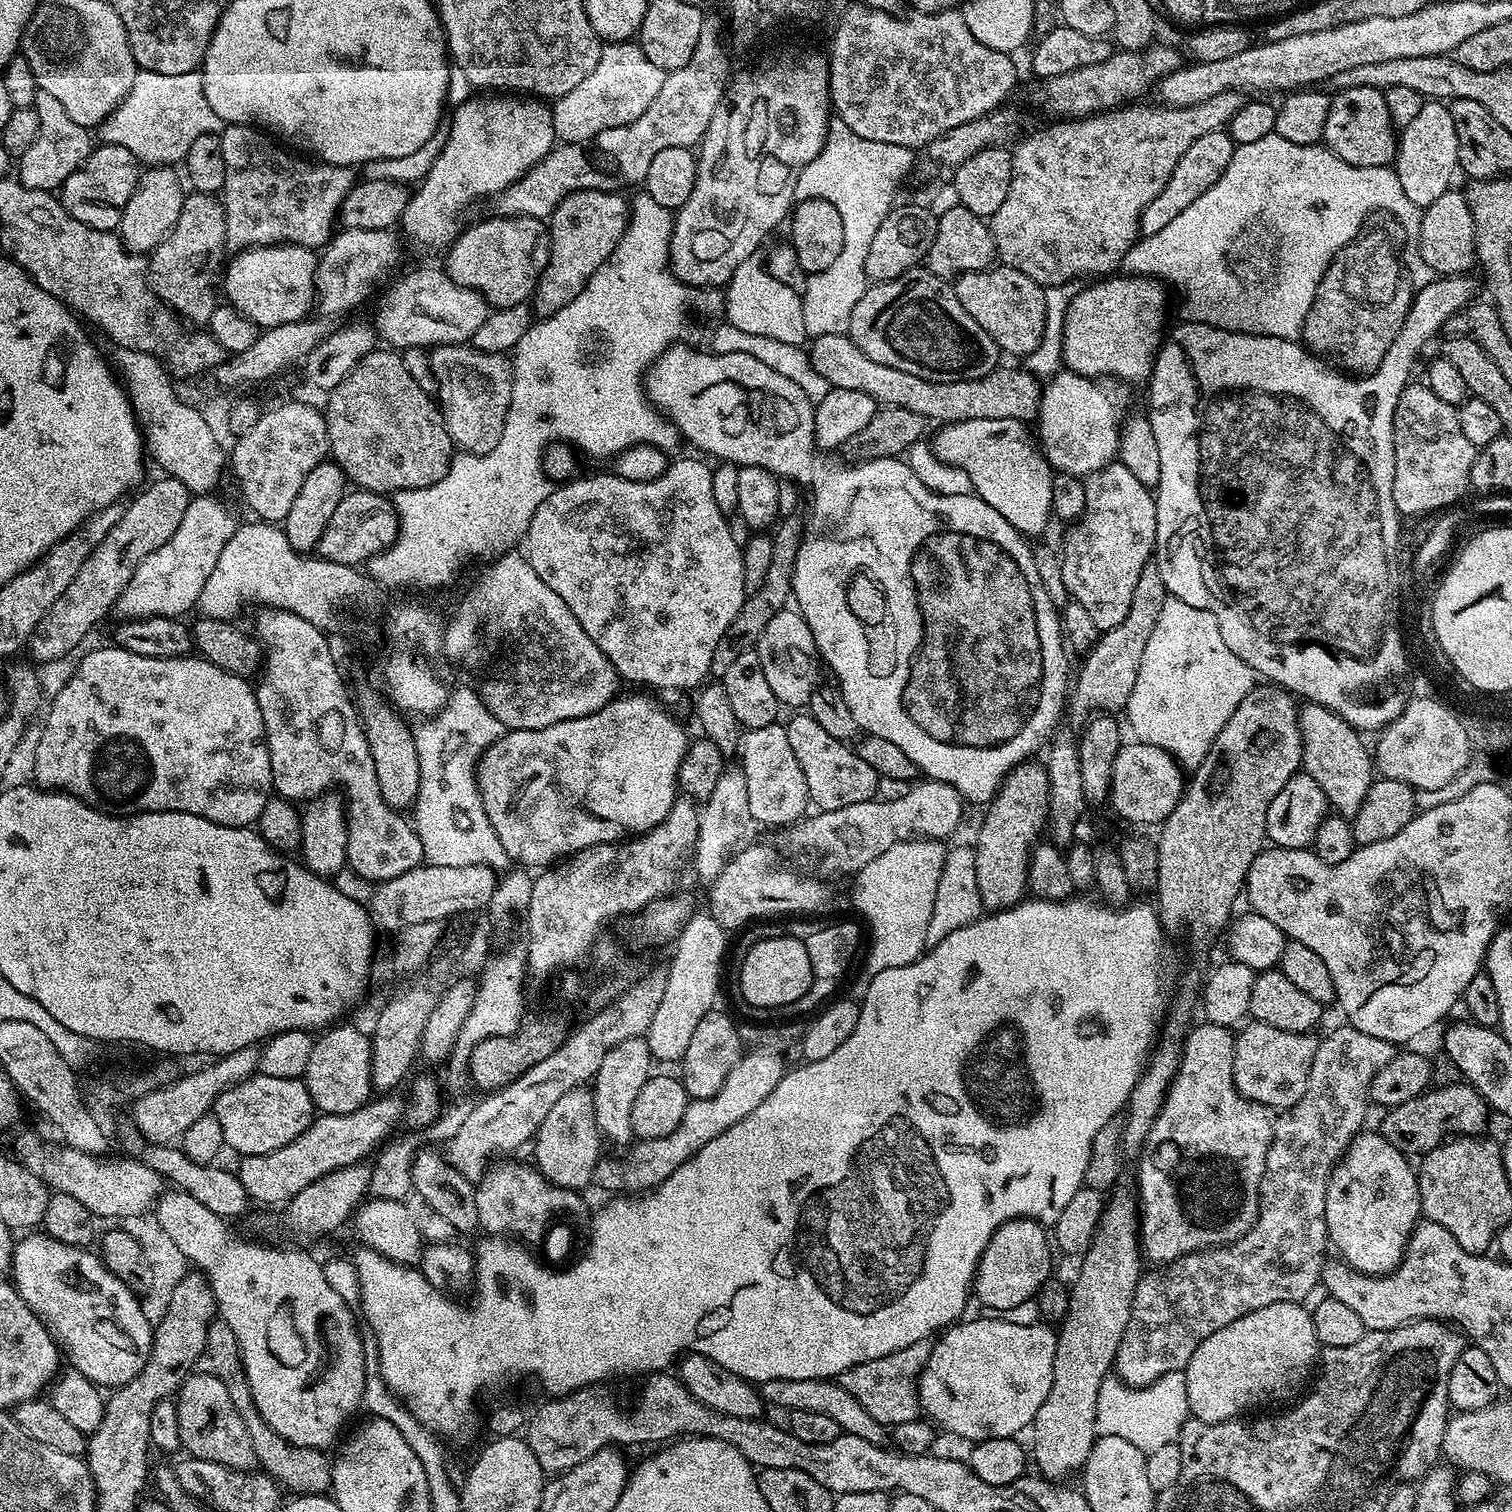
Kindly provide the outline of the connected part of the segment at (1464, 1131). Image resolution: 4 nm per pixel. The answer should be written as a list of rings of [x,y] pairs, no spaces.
[[[1457,1082],[1455,1084],[1445,1084],[1443,1086],[1433,1087],[1424,1095],[1411,1100],[1402,1102],[1402,1106],[1387,1109],[1383,1113],[1384,1121],[1378,1125],[1380,1135],[1385,1136],[1390,1142],[1390,1146],[1397,1148],[1399,1152],[1404,1153],[1409,1158],[1422,1158],[1430,1150],[1434,1150],[1439,1144],[1453,1136],[1479,1136],[1485,1131],[1484,1123],[1490,1117],[1488,1103],[1482,1099],[1467,1082]]]

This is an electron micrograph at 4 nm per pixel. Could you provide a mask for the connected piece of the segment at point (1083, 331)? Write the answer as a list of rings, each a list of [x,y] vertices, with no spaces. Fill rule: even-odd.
[[[1112,274],[1089,284],[1092,284],[1089,288],[1077,291],[1073,295],[1072,301],[1064,311],[1064,329],[1060,339],[1063,367],[1069,372],[1093,378],[1111,378],[1128,386],[1147,385],[1152,379],[1156,354],[1160,351],[1166,335],[1164,319],[1168,316],[1169,289],[1161,281],[1154,280],[1150,276],[1131,274]]]

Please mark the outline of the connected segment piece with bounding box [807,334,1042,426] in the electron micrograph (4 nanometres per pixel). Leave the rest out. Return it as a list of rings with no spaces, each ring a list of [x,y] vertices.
[[[824,334],[815,337],[811,344],[812,348],[807,349],[808,363],[823,383],[870,394],[877,405],[886,408],[914,410],[914,414],[924,417],[925,421],[937,420],[940,426],[974,418],[1014,418],[1032,422],[1040,410],[1041,381],[1023,367],[998,366],[982,378],[962,382],[930,382],[918,378],[918,374],[906,374],[906,370],[894,370],[894,366],[882,366],[882,362],[866,358],[847,334]]]

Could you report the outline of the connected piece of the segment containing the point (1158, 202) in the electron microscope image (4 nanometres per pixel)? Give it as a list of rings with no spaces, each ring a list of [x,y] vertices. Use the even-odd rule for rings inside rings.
[[[1224,128],[1214,130],[1210,134],[1202,134],[1198,142],[1193,142],[1187,148],[1186,154],[1178,158],[1178,166],[1174,166],[1174,174],[1170,174],[1170,182],[1162,186],[1158,198],[1154,198],[1154,202],[1150,202],[1146,210],[1142,210],[1140,236],[1158,234],[1158,230],[1165,228],[1173,218],[1178,218],[1178,214],[1182,214],[1182,210],[1186,210],[1190,202],[1202,198],[1202,194],[1206,194],[1206,190],[1210,190],[1210,186],[1214,186],[1214,182],[1218,182],[1218,178],[1226,174],[1226,166],[1230,166],[1230,158],[1234,154],[1236,145],[1232,141],[1231,134]]]

